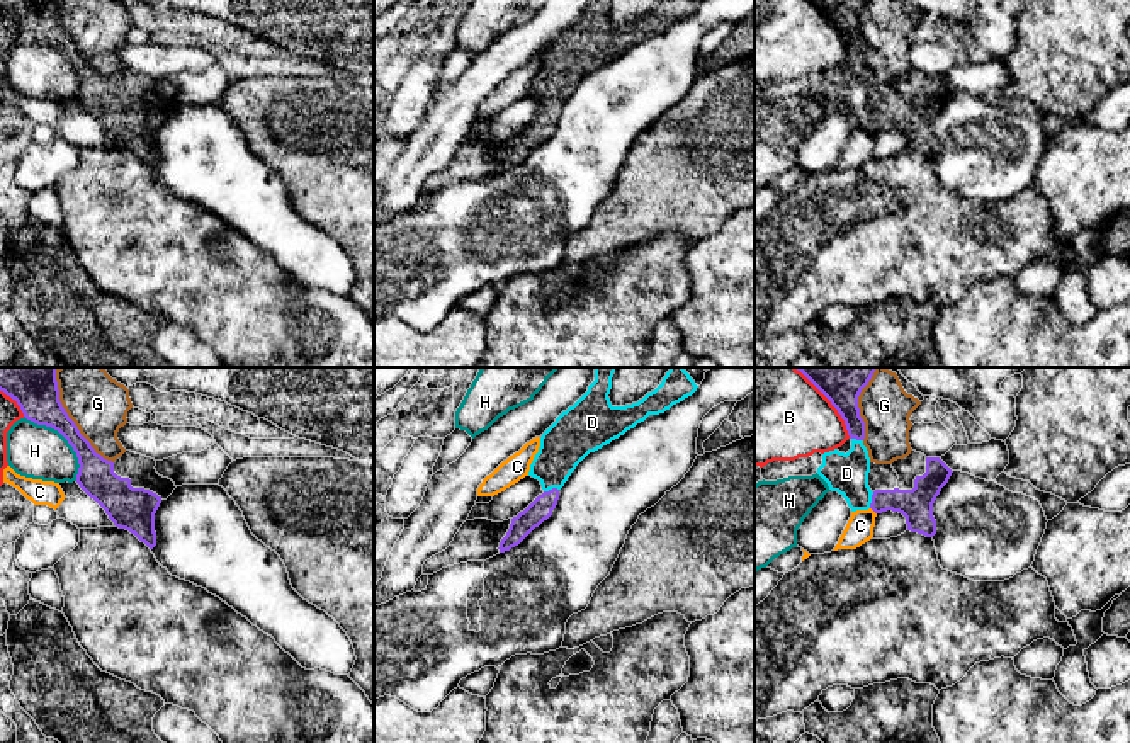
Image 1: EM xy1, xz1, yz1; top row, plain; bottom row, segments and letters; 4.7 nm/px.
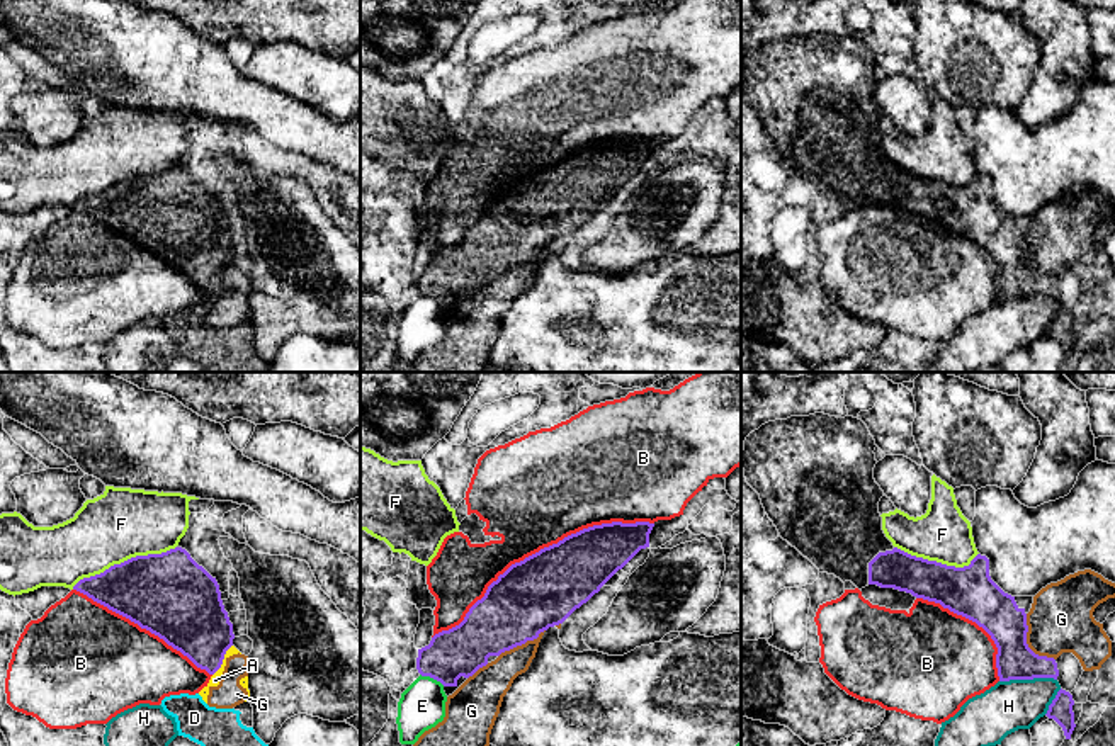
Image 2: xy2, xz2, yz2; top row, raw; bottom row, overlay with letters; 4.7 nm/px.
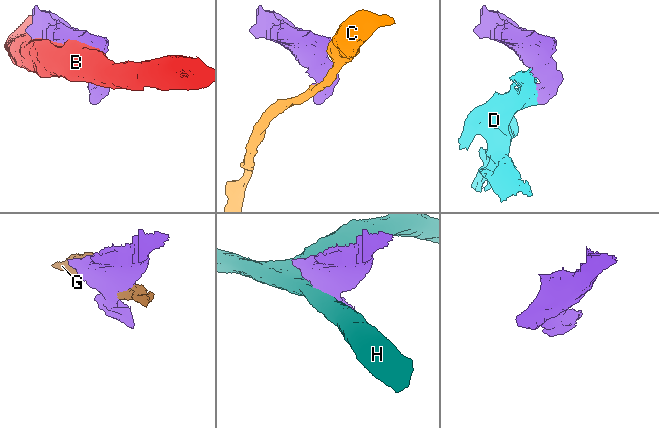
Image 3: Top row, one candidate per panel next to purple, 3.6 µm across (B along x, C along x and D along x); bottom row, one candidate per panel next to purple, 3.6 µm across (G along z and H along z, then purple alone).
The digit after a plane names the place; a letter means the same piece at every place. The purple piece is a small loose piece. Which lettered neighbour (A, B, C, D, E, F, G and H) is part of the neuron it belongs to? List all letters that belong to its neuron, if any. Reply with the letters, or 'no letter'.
D

